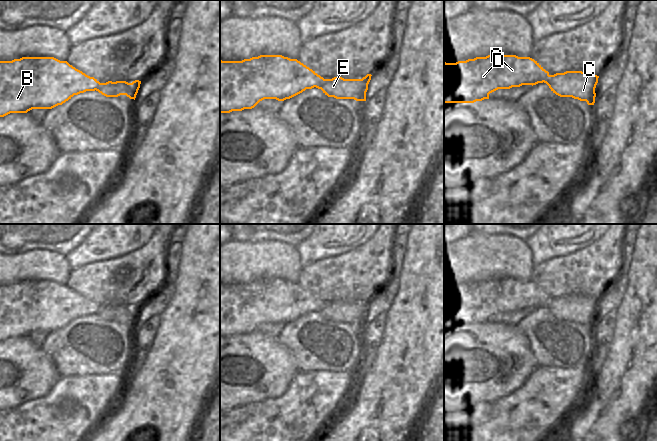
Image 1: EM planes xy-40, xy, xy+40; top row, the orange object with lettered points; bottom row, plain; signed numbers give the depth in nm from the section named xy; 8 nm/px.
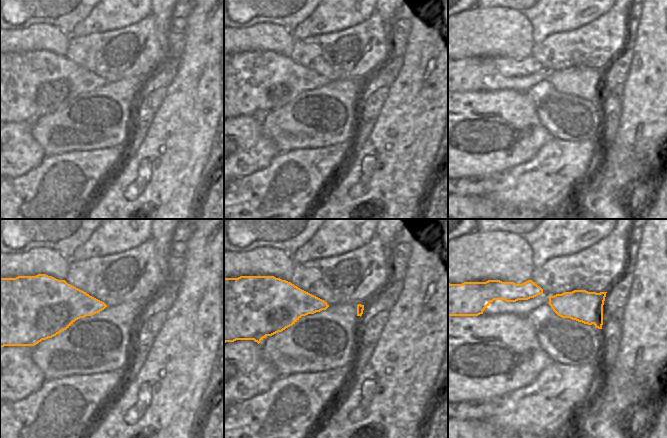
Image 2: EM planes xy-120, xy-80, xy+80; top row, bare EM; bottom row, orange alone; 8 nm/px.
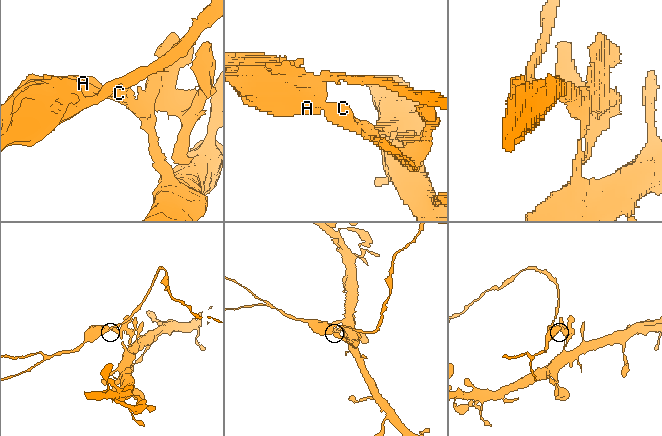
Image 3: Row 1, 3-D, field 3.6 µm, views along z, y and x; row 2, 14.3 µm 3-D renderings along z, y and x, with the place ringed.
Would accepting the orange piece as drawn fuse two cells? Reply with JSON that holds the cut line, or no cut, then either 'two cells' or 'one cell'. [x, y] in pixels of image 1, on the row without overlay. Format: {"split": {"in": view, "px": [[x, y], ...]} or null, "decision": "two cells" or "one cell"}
{"split": {"in": "xy", "px": [[325, 303], [320, 312]]}, "decision": "two cells"}

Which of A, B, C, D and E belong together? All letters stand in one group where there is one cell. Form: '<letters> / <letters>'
A B D / C E

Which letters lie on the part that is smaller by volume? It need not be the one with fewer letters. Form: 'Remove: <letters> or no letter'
Remove: A, B, D.

